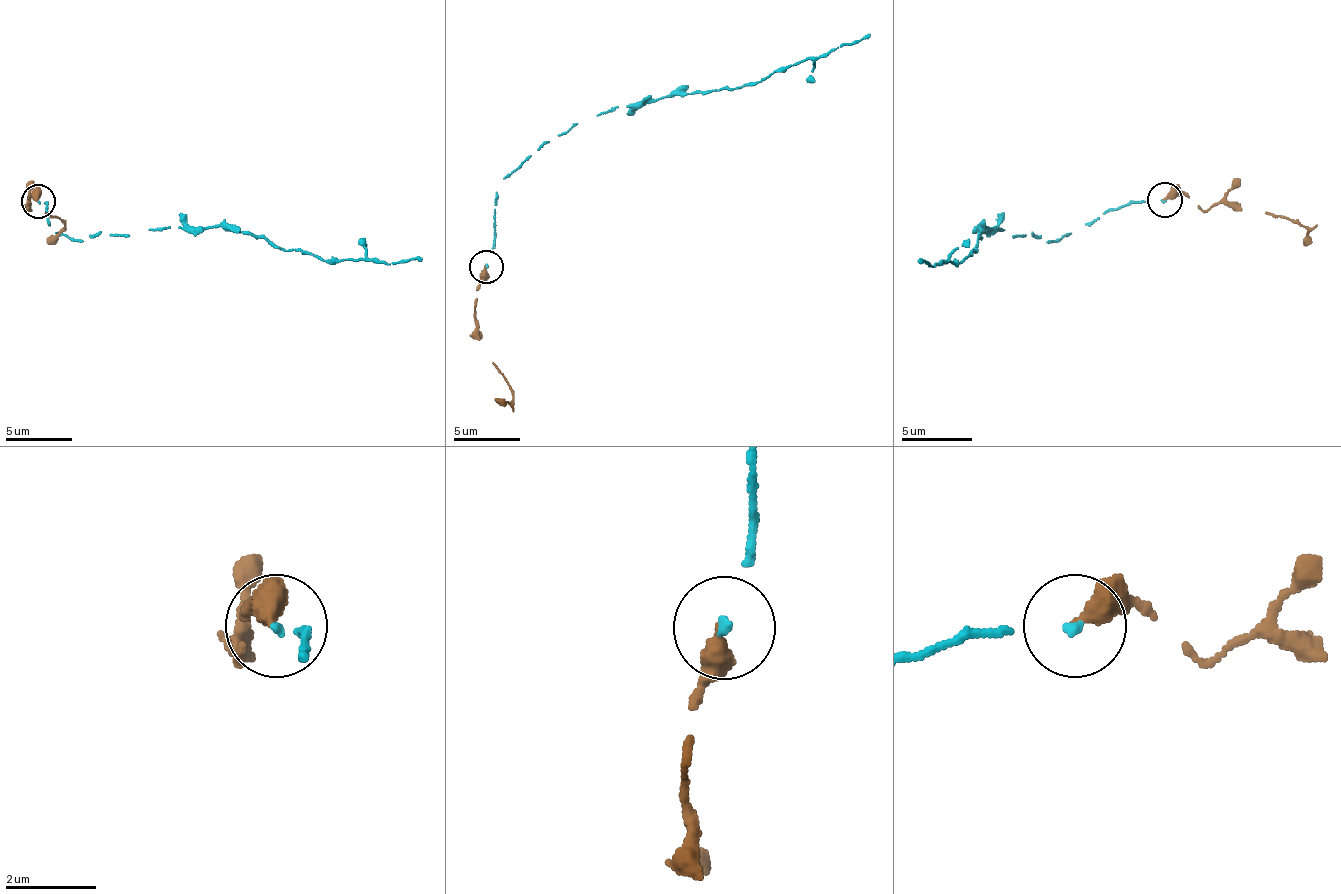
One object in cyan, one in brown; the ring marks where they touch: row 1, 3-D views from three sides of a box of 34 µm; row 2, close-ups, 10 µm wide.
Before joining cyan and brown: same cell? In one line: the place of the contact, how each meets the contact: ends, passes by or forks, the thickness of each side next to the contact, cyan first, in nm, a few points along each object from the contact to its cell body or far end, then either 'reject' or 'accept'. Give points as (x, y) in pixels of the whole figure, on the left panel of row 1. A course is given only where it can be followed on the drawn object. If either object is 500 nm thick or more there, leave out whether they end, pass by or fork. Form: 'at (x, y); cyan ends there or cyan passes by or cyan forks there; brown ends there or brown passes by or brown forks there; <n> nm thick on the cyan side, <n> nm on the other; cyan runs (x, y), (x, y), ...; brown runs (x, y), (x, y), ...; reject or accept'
at (38, 201); cyan ends there; brown ends there; 130 nm thick on the cyan side, 420 nm on the other; cyan runs (39, 202), (56, 232), (82, 242), (102, 232), (192, 225), (266, 235), (282, 248), (332, 258), (422, 262); brown runs (36, 202), (32, 195), (29, 212), (26, 205), (66, 225), (46, 242); accept

